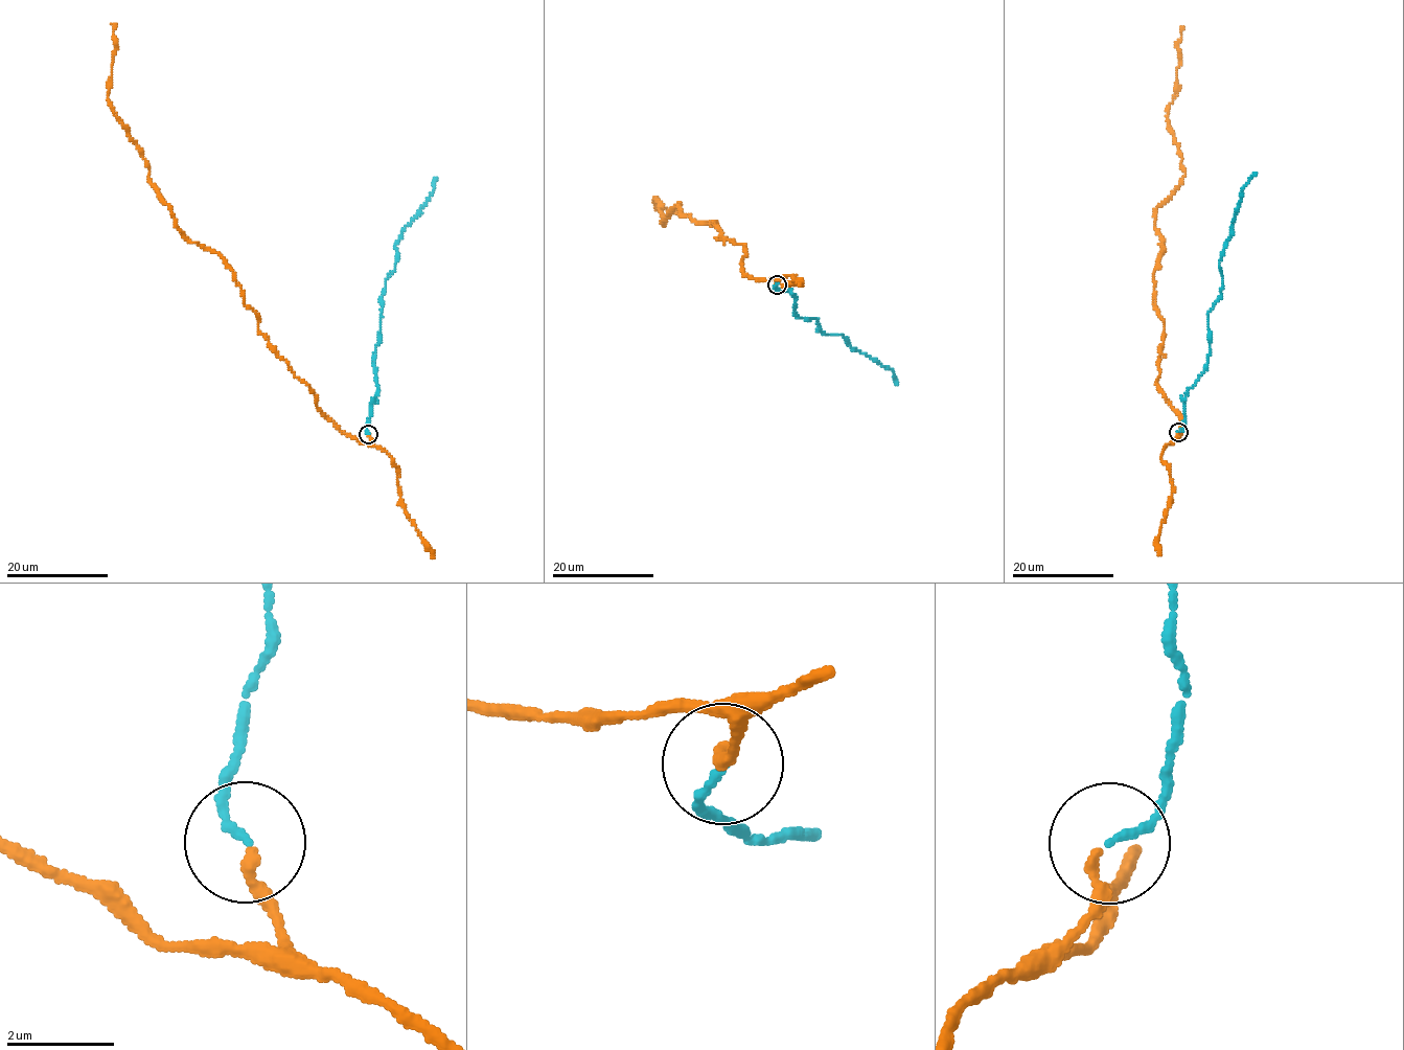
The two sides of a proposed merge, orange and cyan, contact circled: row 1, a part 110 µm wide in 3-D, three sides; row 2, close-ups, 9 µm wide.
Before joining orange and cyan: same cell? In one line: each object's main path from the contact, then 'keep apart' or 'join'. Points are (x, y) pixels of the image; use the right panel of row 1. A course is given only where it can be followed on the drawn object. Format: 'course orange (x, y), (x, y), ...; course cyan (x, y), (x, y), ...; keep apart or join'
course orange (1177, 432), (1155, 382), (1153, 274), (1155, 211), (1184, 177), (1166, 117), (1182, 26); course cyan (1178, 432), (1183, 427), (1188, 390), (1209, 361), (1209, 311), (1221, 294), (1222, 249), (1243, 187), (1256, 174); join

